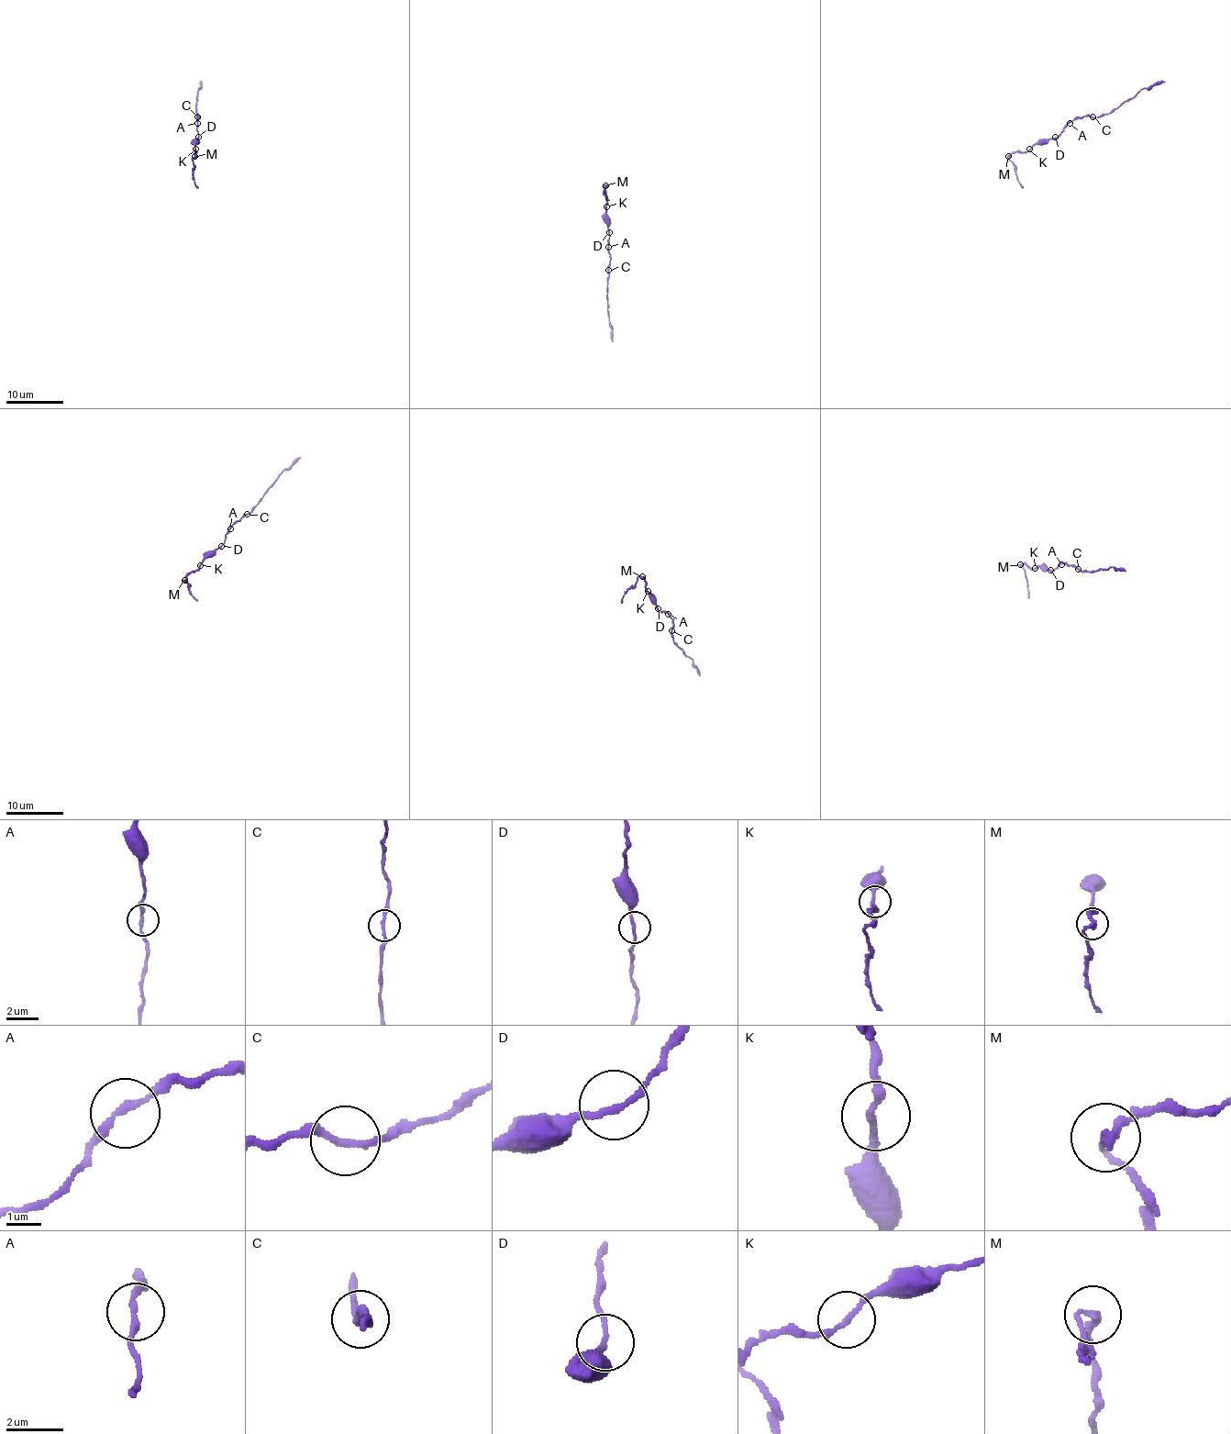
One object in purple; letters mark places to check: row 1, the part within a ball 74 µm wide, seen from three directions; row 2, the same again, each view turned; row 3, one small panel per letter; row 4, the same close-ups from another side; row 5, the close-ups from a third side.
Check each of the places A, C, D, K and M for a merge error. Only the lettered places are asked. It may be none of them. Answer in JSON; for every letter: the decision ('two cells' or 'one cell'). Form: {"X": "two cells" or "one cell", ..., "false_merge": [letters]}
{"A": "one cell", "C": "one cell", "D": "one cell", "K": "one cell", "M": "two cells", "false_merge": ["M"]}

